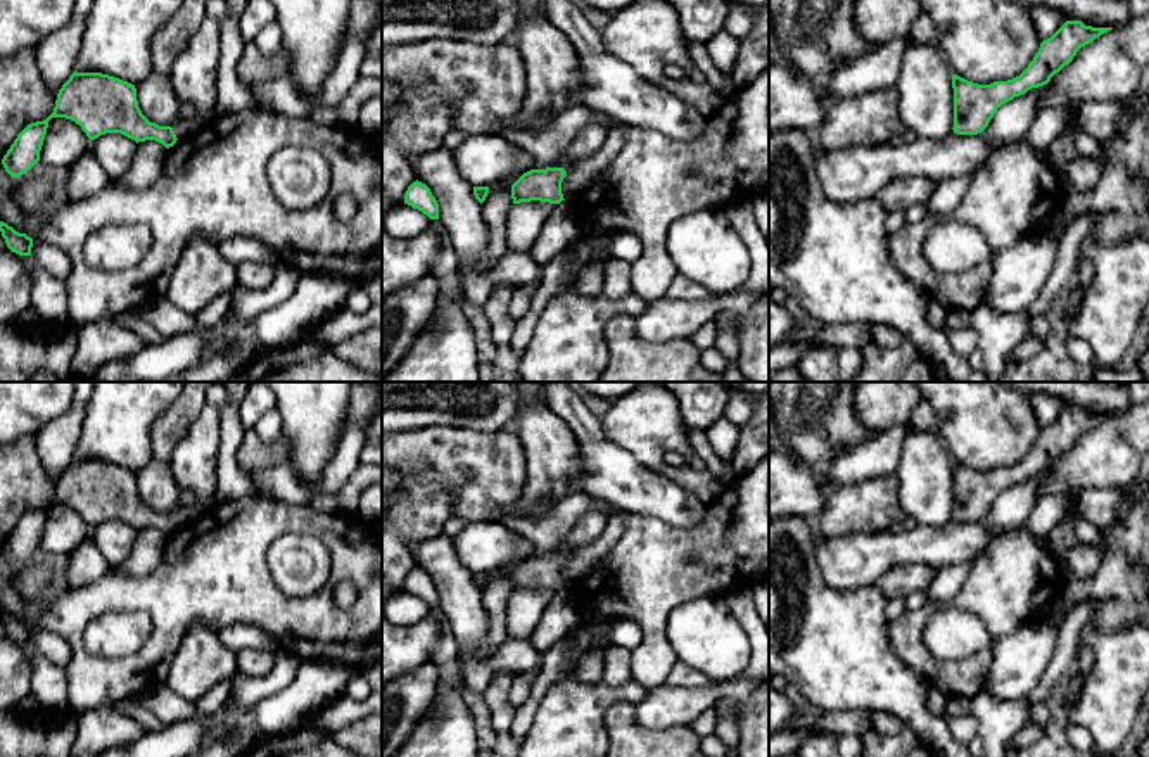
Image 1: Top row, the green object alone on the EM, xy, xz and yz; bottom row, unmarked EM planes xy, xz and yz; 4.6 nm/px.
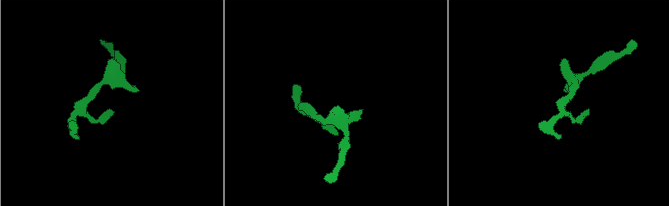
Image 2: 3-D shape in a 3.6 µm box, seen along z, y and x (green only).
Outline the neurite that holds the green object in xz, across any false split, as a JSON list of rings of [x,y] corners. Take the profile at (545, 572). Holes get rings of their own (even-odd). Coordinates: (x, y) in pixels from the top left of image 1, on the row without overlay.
[[[613,510],[601,536],[565,558],[563,555],[530,557],[511,572],[513,591],[541,588],[560,591],[593,572],[625,532],[629,513]]]

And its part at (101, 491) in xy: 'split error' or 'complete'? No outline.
split error

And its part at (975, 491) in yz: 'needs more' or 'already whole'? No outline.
already whole

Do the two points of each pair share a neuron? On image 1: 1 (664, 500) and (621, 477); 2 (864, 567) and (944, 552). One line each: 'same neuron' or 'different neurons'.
1: same neuron
2: same neuron

